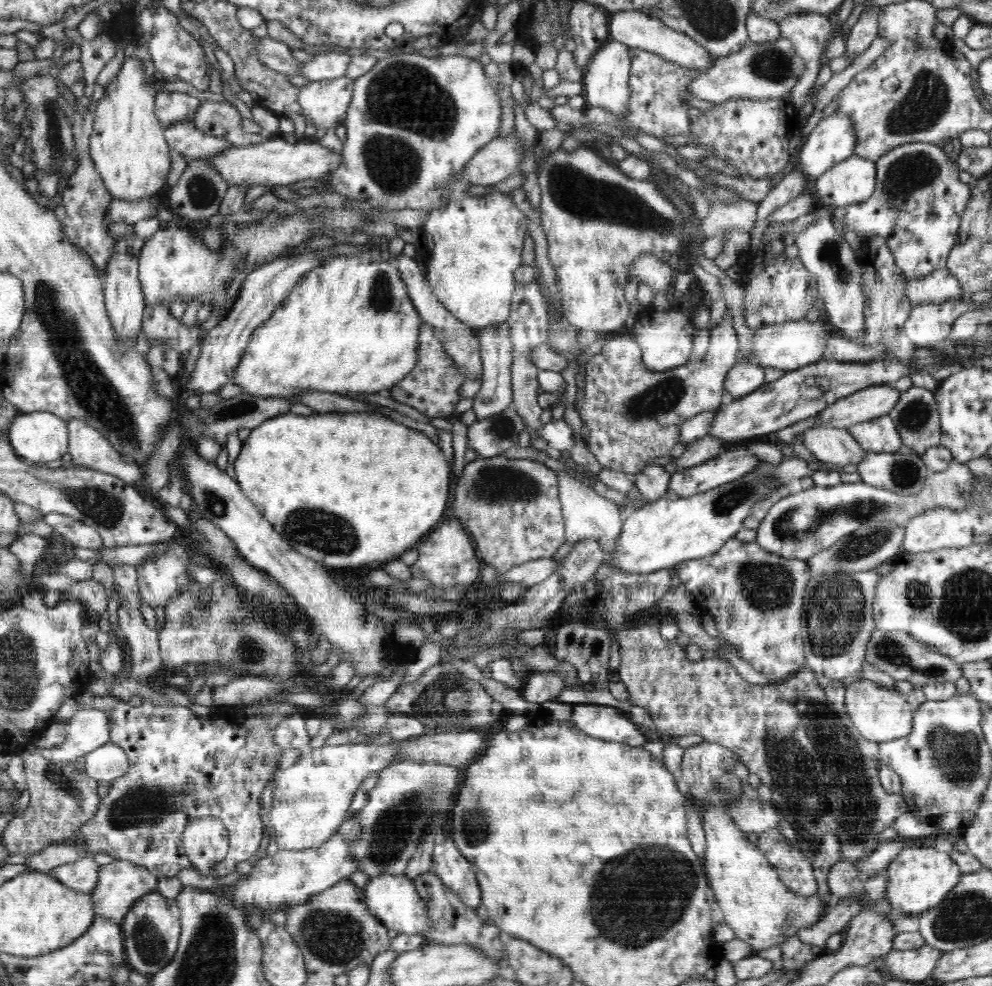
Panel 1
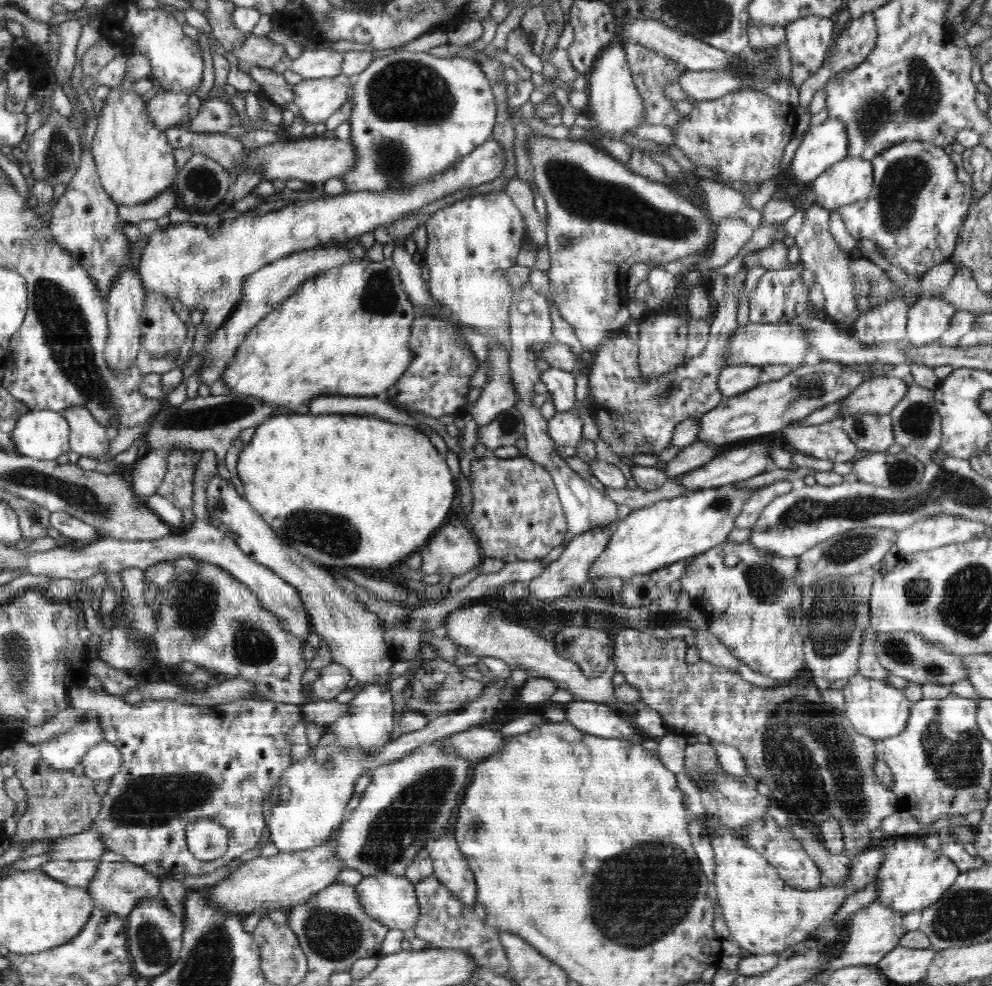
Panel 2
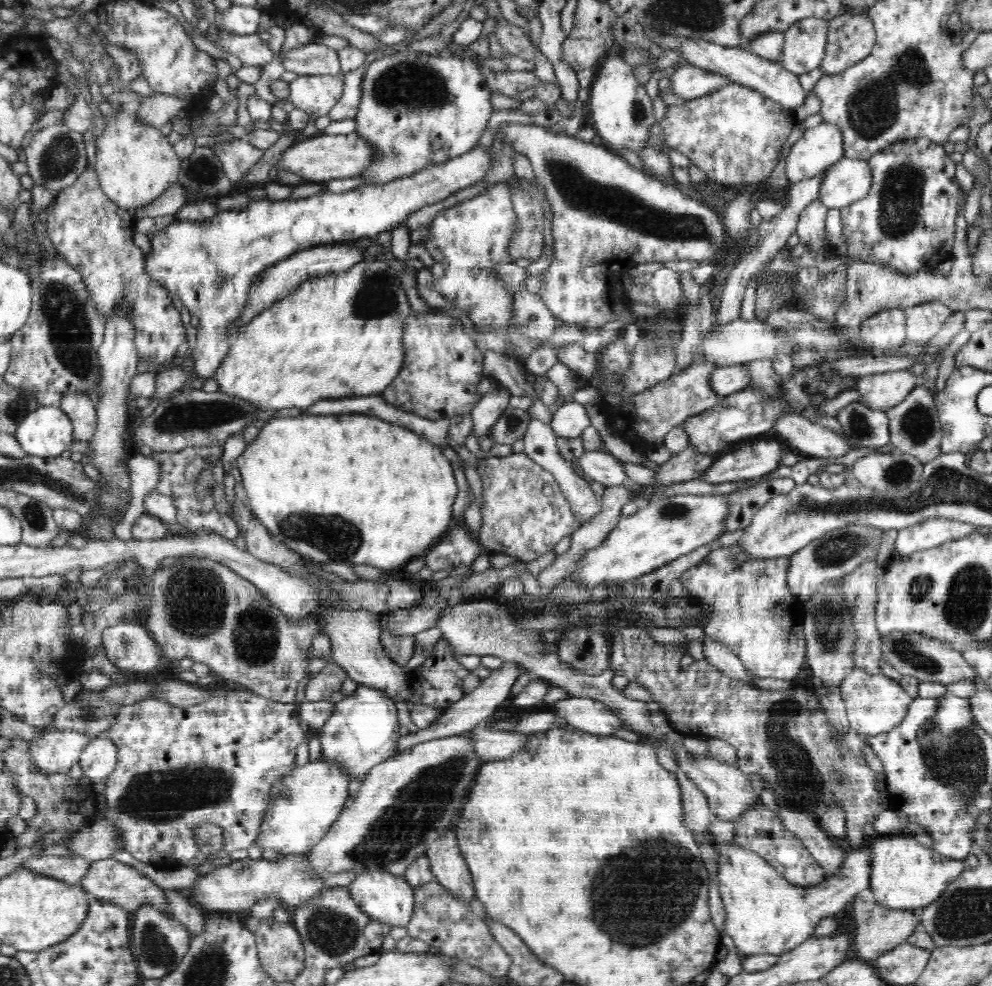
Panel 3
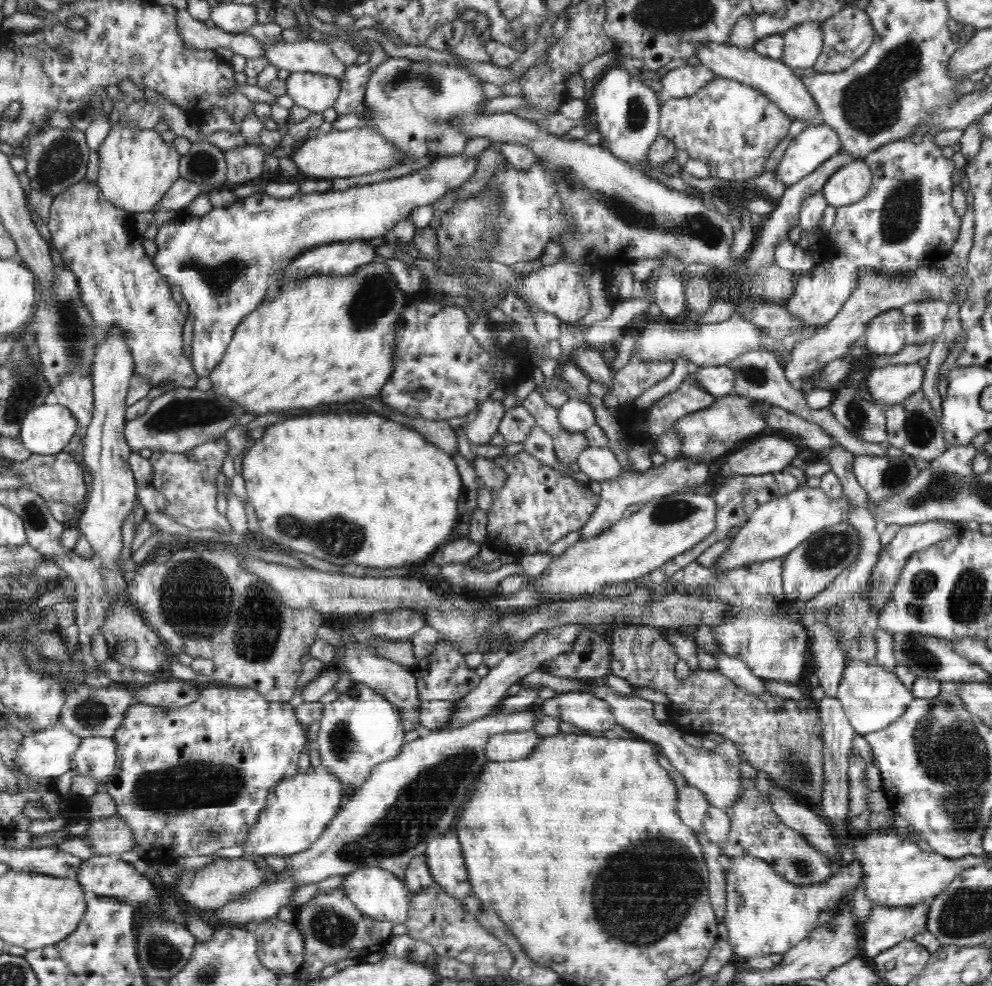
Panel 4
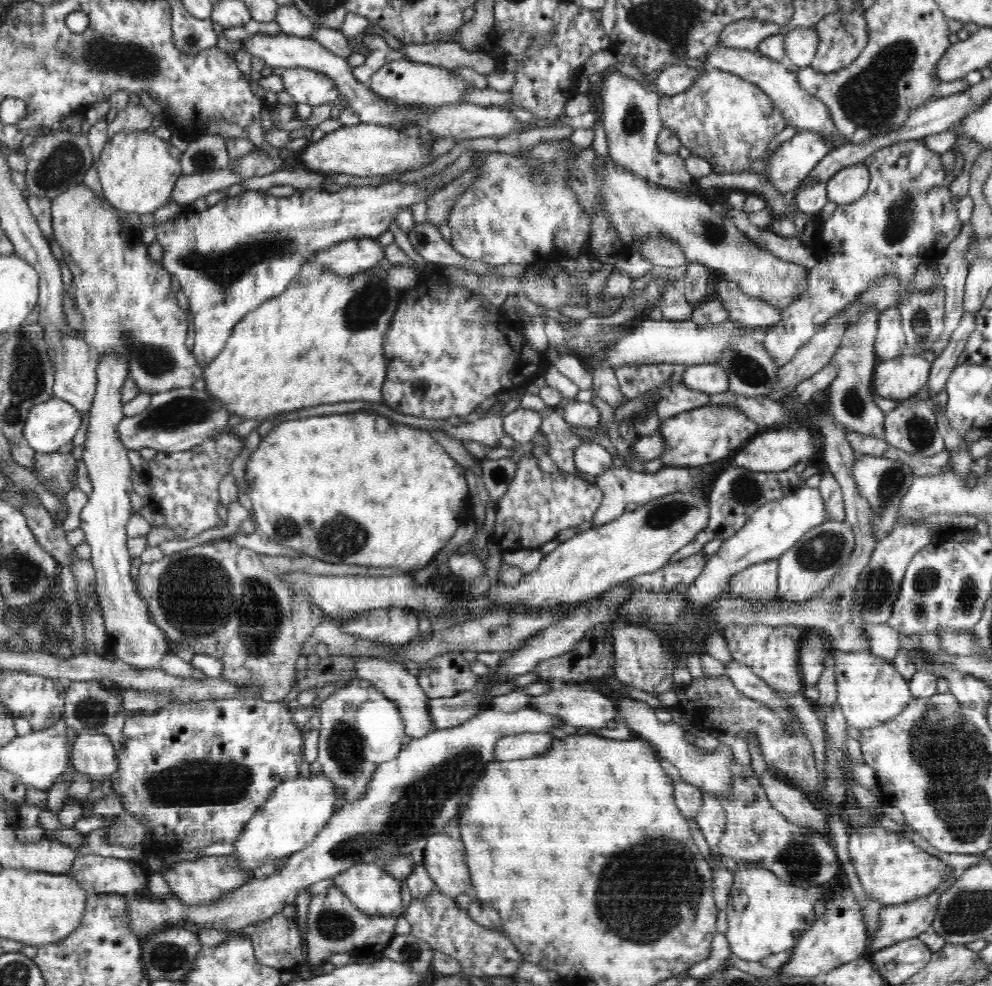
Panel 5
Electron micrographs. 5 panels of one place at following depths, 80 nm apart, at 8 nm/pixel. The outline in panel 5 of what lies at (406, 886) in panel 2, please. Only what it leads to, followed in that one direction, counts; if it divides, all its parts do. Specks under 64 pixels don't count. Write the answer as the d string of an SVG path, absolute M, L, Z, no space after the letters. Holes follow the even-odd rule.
M356 862L348 870L336 874L334 886L338 887L363 913L368 915L399 917L405 914L401 884L379 863Z

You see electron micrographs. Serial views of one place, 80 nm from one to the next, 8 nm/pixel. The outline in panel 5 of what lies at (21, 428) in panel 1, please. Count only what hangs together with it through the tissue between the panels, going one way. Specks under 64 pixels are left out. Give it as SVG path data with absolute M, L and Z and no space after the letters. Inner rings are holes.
M52 397L30 409L23 439L36 453L56 452L60 446L72 443L81 422L82 414L72 404Z

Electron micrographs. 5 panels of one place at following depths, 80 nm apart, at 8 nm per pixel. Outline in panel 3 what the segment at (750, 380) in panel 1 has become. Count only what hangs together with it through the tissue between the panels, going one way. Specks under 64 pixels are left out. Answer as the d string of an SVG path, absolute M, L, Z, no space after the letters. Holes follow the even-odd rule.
M744 365L717 367L710 374L710 387L722 397L746 389L750 384L750 371Z

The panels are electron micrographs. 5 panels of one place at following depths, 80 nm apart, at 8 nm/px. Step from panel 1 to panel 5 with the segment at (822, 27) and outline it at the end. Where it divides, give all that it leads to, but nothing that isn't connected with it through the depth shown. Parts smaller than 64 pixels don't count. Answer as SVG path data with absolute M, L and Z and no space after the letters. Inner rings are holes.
M802 27L784 35L785 56L788 65L811 66L818 48L818 33L814 27Z

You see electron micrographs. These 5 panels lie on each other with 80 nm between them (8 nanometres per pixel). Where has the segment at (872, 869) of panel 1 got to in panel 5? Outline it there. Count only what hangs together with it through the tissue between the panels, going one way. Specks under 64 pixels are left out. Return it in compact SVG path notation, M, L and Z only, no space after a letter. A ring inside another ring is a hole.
M738 863L736 871L733 872L730 898L725 910L728 922L725 936L731 952L738 958L756 962L771 954L791 950L814 924L814 906L818 902L828 901L832 893L829 885L798 888L784 882L762 865Z

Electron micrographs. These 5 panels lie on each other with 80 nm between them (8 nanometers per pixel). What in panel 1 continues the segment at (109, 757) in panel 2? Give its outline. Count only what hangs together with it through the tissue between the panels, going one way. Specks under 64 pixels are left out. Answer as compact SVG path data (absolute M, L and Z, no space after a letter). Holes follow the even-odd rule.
M112 742L84 755L86 774L98 782L111 783L114 779L128 774L130 770L126 751Z

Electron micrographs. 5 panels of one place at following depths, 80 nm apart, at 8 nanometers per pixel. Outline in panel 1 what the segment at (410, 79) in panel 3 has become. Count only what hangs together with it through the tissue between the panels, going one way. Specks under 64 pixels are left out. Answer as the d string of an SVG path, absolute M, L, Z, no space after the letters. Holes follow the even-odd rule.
M401 53L400 55L390 55L380 59L370 72L361 78L355 79L352 103L348 108L346 118L342 121L346 127L346 142L343 144L342 164L338 165L335 171L329 175L331 192L340 194L348 200L362 200L368 198L373 203L373 208L388 208L388 211L401 211L407 208L428 211L427 223L423 226L424 236L422 246L426 250L428 258L426 277L429 285L433 288L434 296L452 313L458 320L466 323L475 331L489 326L495 327L506 323L511 313L511 298L515 289L514 270L522 266L522 250L524 250L524 239L527 233L527 219L522 210L515 205L510 193L491 192L479 196L470 196L468 189L473 184L466 183L462 179L462 170L466 168L468 162L475 158L475 155L486 147L491 141L499 138L501 124L501 101L491 86L487 74L484 72L484 65L478 59L462 55L451 56L423 56L415 53Z

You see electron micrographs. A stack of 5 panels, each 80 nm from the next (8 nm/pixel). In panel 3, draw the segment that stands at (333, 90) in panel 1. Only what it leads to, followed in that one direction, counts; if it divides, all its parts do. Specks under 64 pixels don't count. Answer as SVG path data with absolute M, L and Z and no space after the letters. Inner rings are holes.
M343 73L334 75L299 76L290 88L290 101L314 119L325 116L340 101L344 91Z

